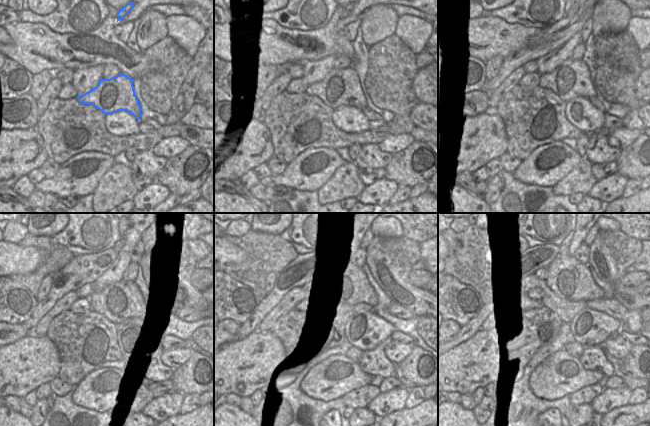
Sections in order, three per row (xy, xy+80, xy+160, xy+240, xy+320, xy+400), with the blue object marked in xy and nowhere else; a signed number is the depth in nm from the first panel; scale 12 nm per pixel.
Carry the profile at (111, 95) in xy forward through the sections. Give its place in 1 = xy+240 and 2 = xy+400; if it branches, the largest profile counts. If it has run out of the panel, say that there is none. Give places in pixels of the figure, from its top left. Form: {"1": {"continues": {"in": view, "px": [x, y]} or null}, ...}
{"1": {"continues": {"in": "xy+240", "px": [122, 300]}}, "2": {"continues": {"in": "xy+400", "px": [571, 281]}}}

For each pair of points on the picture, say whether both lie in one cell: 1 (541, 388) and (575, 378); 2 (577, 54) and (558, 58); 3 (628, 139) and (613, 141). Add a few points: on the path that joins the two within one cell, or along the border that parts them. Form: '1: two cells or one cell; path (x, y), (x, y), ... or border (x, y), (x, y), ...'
1: one cell; path (549, 381), (554, 378), (567, 378)
2: two cells; border (581, 41), (568, 58)
3: one cell; path (624, 139), (617, 139)

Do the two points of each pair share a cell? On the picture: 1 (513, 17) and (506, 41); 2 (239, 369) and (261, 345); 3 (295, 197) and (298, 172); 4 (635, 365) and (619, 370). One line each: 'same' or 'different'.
1: different
2: same
3: different
4: different

